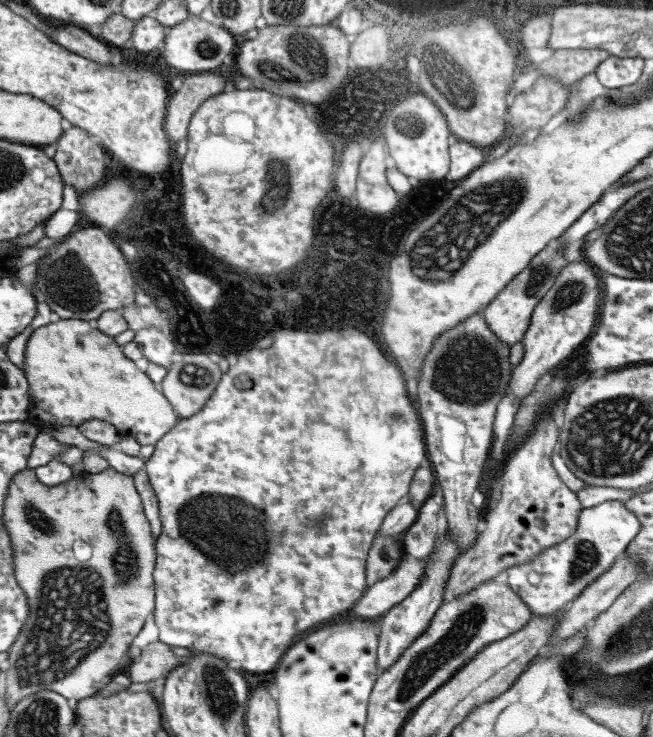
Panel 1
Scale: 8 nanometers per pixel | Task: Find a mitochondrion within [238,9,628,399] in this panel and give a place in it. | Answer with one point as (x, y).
(444, 244)

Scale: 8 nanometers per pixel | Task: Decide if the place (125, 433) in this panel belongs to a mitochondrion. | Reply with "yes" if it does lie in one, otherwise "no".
no

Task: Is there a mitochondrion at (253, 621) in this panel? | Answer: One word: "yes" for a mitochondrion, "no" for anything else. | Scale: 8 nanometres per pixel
no

